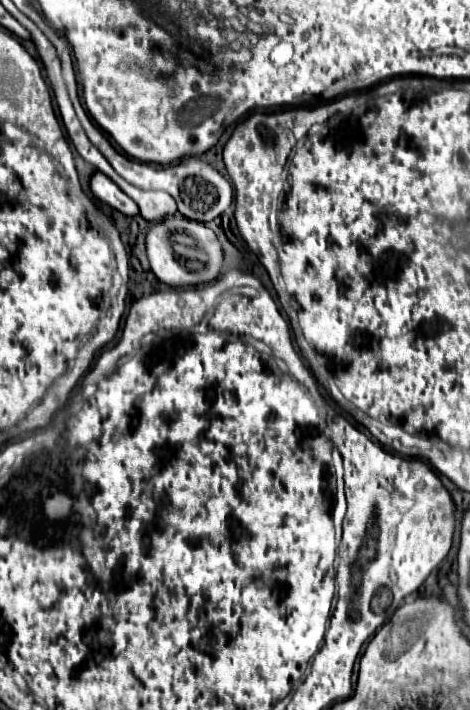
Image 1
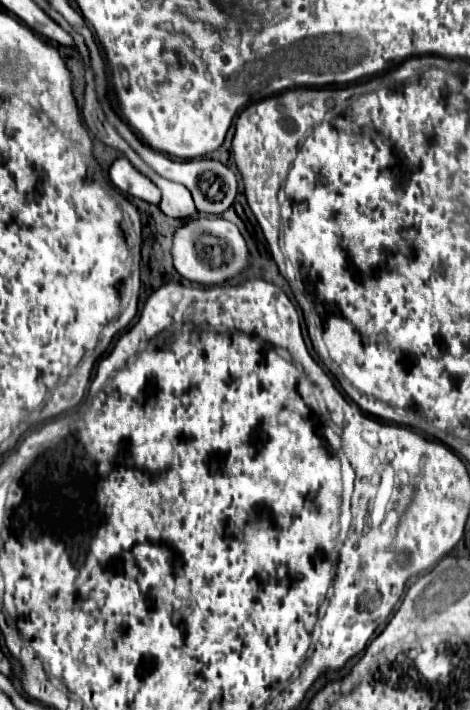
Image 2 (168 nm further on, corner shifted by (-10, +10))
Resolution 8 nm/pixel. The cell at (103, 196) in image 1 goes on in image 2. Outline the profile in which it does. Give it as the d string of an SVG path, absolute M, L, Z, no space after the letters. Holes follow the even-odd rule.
M118 158L110 166L110 180L116 188L120 188L124 194L130 194L134 198L140 198L150 204L160 202L160 190L156 190L156 184L150 184L150 180L140 174L128 158Z

